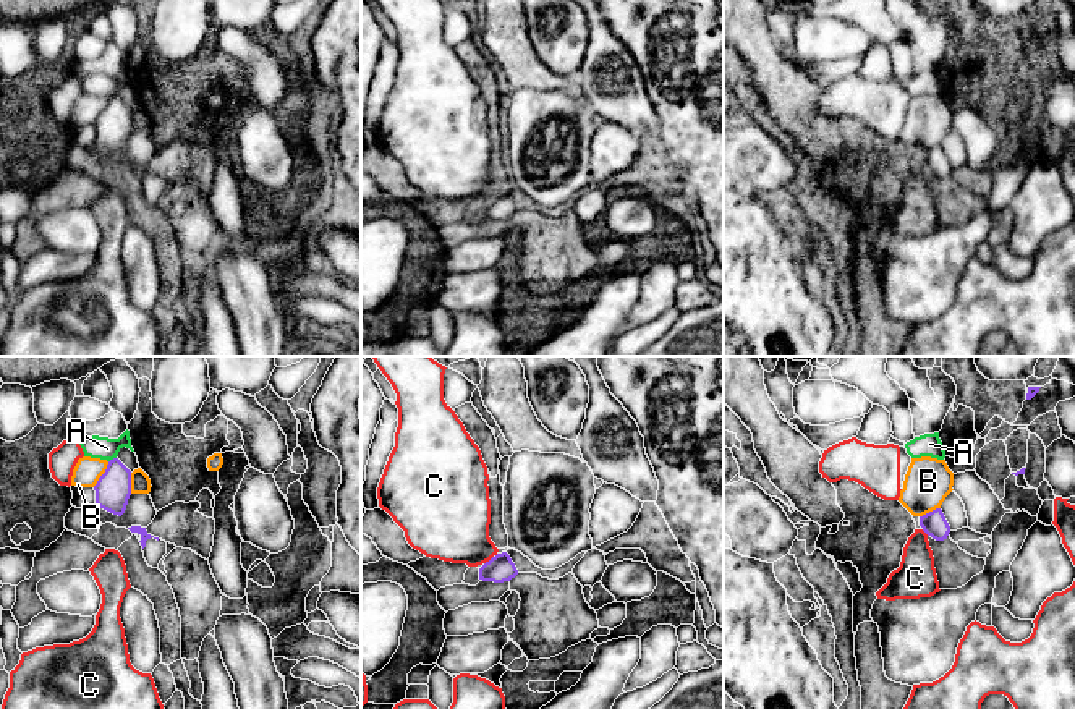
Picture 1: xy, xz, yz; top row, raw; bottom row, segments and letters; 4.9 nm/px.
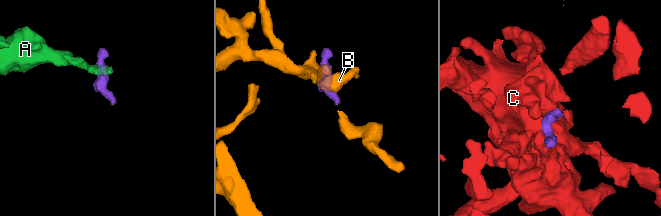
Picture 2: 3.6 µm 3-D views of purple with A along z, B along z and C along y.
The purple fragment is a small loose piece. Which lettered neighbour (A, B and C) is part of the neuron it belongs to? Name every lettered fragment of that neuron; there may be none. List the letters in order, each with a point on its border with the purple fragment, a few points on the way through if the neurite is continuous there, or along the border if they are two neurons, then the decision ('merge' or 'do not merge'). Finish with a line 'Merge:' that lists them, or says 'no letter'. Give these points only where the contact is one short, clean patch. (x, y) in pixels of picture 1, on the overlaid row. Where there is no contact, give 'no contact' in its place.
A: contact xy (114, 458); border xy (115, 457), (109, 462); do not merge
B: contact xy (102, 475); border xy (109, 462), (93, 486); do not merge
C: contact xz (489, 560); border xz (492, 556), (484, 564); do not merge
Merge: no letter

